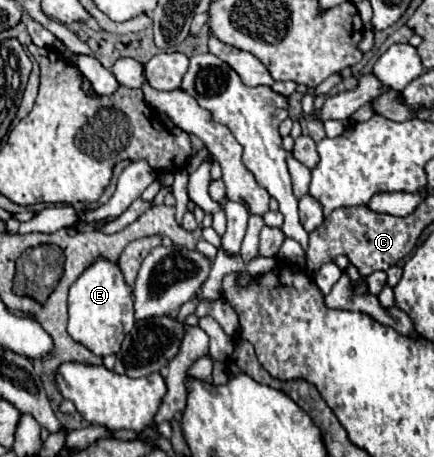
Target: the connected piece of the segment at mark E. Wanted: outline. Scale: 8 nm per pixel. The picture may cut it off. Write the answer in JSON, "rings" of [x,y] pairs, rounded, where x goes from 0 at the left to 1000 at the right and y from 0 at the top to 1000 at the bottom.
{"rings":[[[224,560],[224,569],[214,569],[214,578],[205,578],[205,586],[159,630],[159,735],[196,753],[224,779],[251,779],[274,770],[283,740],[306,713],[306,643],[274,578],[242,560]]]}

